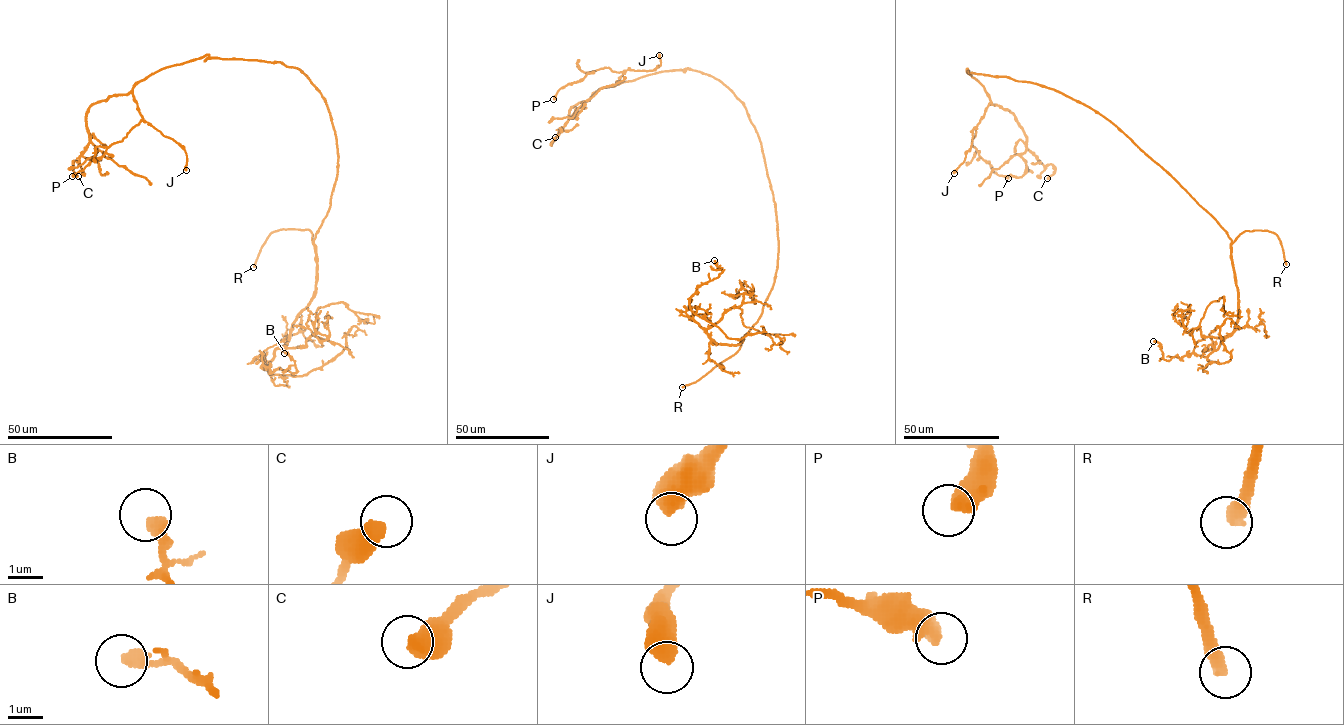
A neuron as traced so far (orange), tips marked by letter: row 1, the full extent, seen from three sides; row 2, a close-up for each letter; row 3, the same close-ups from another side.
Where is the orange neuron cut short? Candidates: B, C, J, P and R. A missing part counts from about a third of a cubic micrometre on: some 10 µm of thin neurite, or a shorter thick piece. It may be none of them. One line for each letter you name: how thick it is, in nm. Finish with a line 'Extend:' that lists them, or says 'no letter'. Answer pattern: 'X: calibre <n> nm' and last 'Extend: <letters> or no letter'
R: calibre 400 nm
Extend: R

